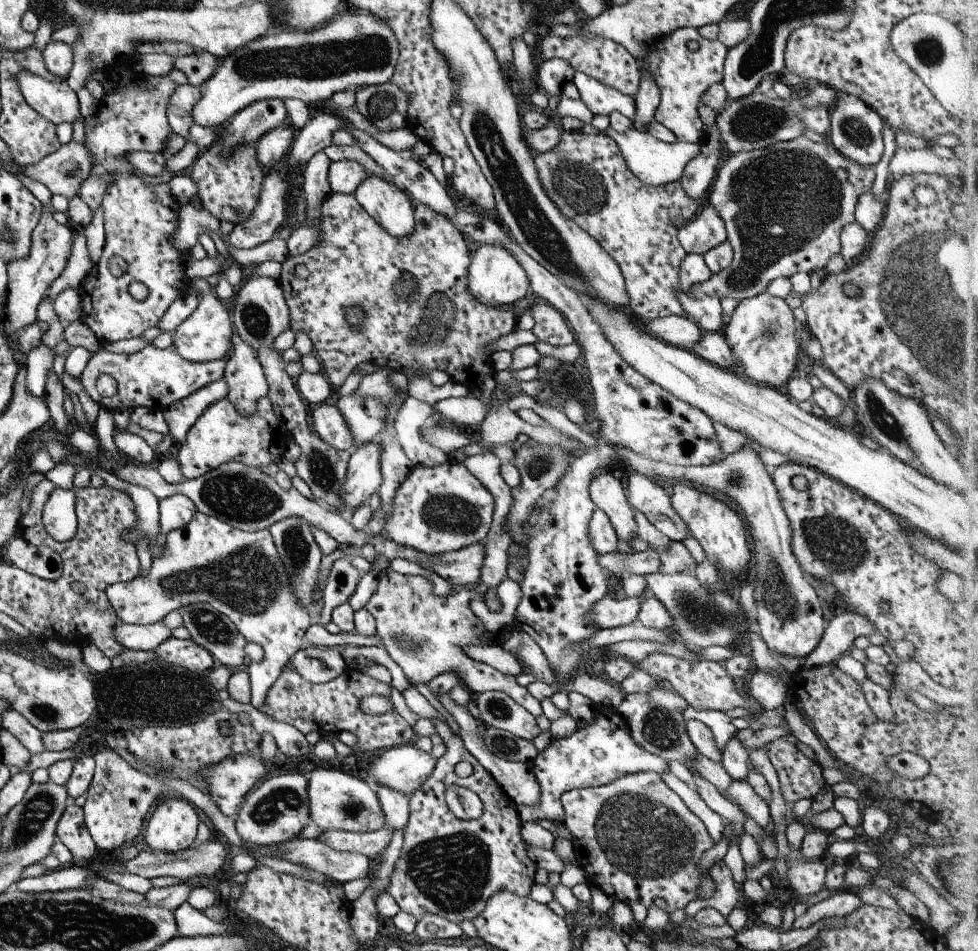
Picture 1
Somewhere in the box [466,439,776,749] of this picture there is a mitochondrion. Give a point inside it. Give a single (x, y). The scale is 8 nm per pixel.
(699, 616)

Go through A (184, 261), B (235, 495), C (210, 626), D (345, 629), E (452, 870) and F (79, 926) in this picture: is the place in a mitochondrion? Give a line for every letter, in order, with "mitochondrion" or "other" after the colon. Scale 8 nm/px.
A: other
B: mitochondrion
C: mitochondrion
D: other
E: mitochondrion
F: mitochondrion

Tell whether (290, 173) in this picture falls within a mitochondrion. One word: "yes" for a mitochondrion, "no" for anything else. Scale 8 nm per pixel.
no

